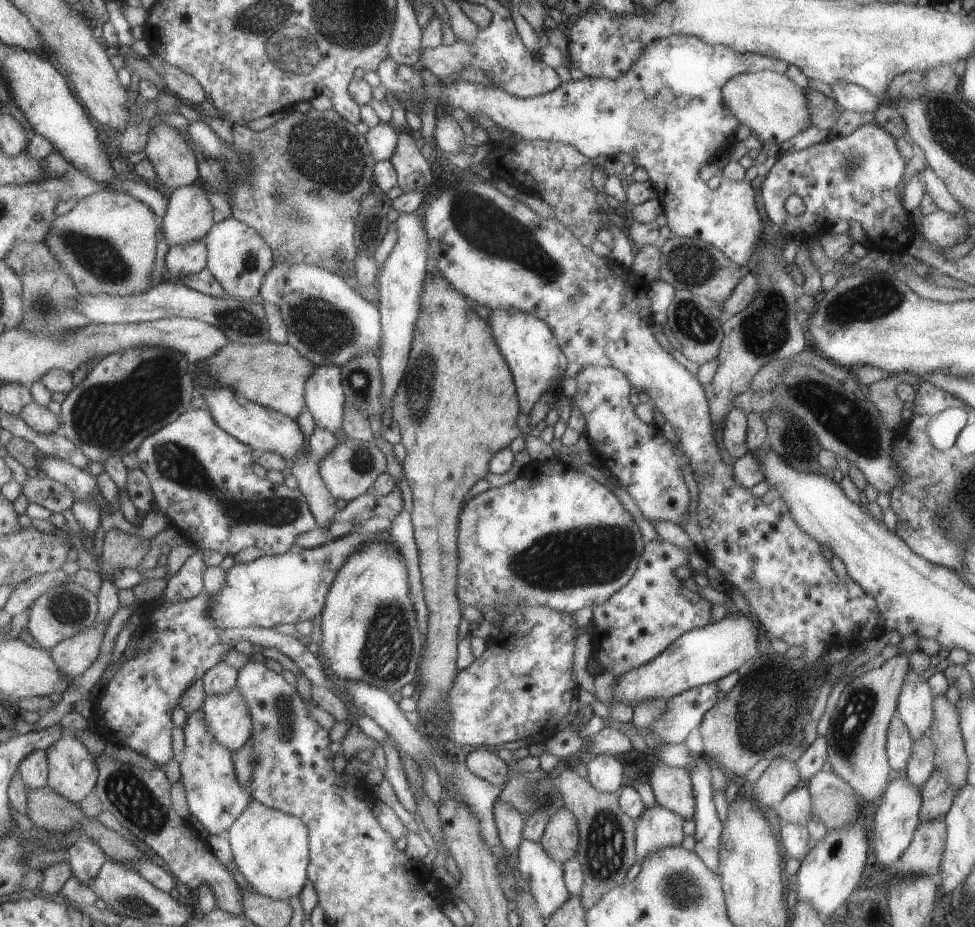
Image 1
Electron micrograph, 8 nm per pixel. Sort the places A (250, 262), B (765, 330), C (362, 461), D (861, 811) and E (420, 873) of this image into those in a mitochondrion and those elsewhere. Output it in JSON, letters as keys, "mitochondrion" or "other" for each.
{"A":"mitochondrion","B":"mitochondrion","C":"mitochondrion","D":"other","E":"other"}

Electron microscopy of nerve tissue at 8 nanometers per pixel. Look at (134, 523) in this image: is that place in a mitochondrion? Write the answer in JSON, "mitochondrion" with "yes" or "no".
{"mitochondrion":"no"}

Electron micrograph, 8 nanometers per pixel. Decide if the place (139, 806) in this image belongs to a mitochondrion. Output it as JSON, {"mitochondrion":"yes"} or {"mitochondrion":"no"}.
{"mitochondrion":"yes"}

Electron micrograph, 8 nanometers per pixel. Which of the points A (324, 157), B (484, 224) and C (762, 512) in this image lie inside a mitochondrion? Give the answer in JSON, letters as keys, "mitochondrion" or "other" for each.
{"A":"mitochondrion","B":"mitochondrion","C":"other"}

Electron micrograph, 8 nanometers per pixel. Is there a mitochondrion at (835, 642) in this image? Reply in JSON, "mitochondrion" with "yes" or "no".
{"mitochondrion":"no"}

